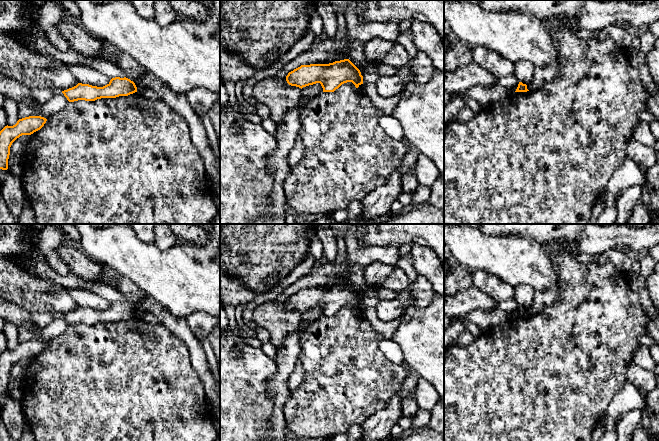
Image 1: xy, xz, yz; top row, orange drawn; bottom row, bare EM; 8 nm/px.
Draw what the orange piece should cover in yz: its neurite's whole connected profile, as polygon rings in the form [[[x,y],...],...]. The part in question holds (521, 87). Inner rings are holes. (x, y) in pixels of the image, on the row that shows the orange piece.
[[[553,62],[546,66],[536,66],[533,80],[526,84],[519,82],[515,92],[535,91],[541,88],[546,82],[554,80],[559,74],[559,63]]]

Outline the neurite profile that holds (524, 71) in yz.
[[[522,60],[516,62],[514,65],[514,75],[517,77],[519,82],[527,85],[533,80],[535,66],[532,63]]]

